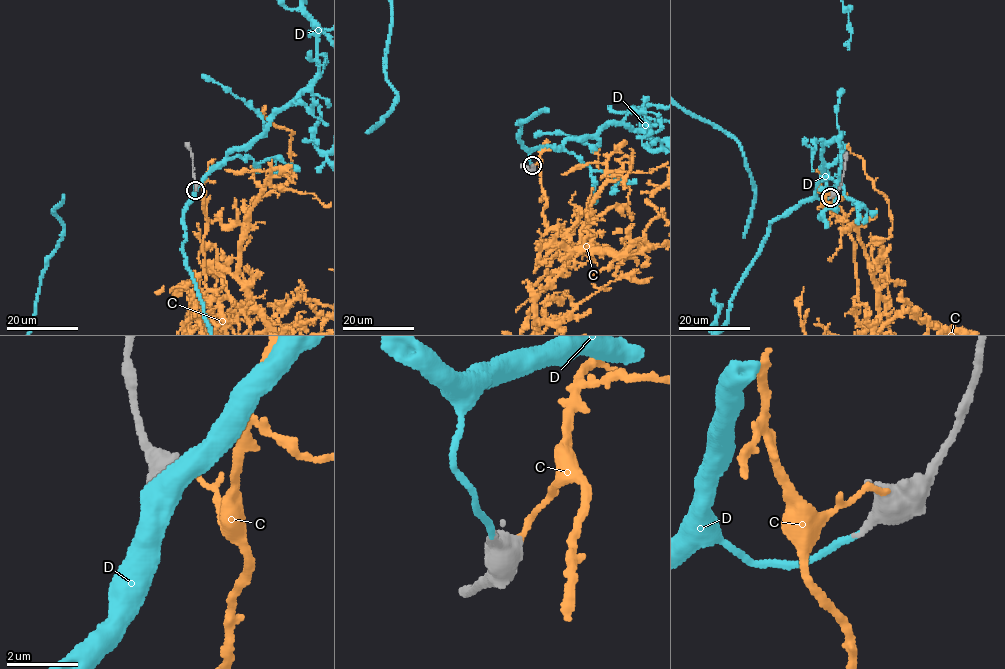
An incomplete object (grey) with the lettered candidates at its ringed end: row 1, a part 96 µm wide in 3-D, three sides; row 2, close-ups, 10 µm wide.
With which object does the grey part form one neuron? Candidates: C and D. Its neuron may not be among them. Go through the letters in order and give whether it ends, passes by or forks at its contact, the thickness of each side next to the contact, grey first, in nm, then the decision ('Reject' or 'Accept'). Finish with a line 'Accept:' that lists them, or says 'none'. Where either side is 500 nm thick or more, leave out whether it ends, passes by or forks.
C: Thickness 500 nm (grey) against 150 nm. Reject
D: It ends there. Thickness 340 nm (grey) against 160 nm. Accept
Accept: D

